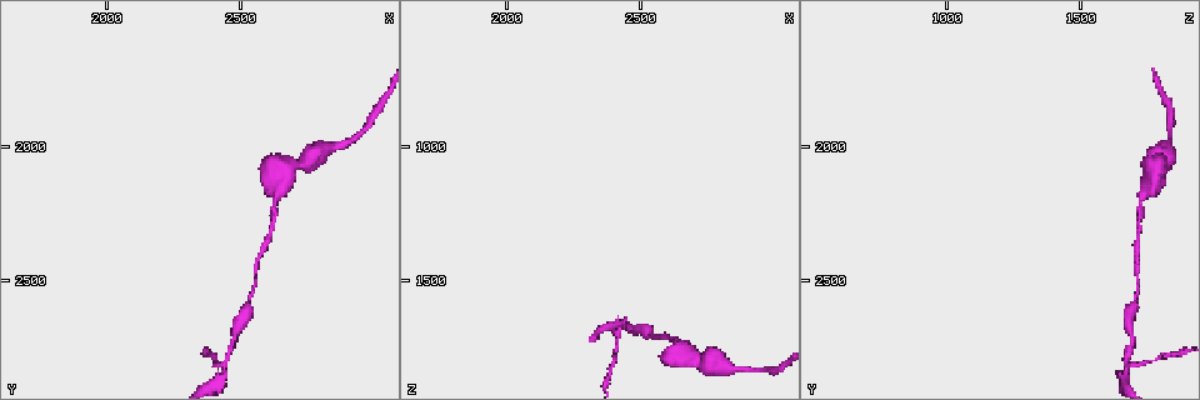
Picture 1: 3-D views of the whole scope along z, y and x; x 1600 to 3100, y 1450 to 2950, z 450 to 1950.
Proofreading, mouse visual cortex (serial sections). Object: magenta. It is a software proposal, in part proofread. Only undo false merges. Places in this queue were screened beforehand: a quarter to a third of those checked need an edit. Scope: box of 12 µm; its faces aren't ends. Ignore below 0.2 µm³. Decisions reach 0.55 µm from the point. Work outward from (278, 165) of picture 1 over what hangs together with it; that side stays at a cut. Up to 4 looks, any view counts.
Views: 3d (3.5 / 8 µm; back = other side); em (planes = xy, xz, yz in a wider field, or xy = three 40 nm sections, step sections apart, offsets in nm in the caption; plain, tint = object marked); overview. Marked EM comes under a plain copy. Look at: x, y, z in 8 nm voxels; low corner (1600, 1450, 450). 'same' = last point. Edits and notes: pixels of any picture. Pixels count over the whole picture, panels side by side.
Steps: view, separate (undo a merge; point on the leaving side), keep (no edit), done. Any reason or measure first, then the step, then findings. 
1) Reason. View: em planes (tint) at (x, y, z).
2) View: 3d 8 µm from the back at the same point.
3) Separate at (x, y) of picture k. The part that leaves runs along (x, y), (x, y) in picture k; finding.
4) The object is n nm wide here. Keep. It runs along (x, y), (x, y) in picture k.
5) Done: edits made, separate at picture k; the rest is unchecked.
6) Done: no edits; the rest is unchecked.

Sudden change in width. View: 3d 8 µm from the back at (2630, 2190, 1740).

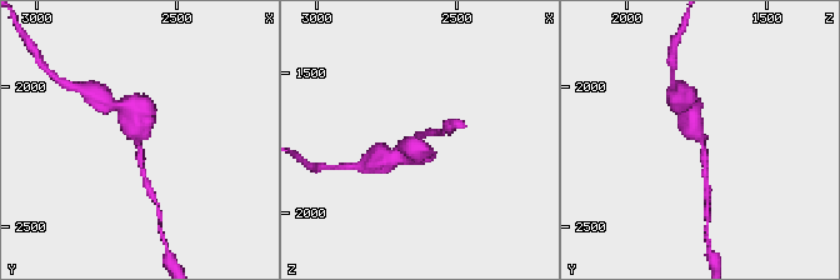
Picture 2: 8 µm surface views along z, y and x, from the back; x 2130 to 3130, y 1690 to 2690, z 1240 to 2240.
The arms are 150, 600 nm wide. View: em xy step 1 (tint) at (2640, 2190, 1730).

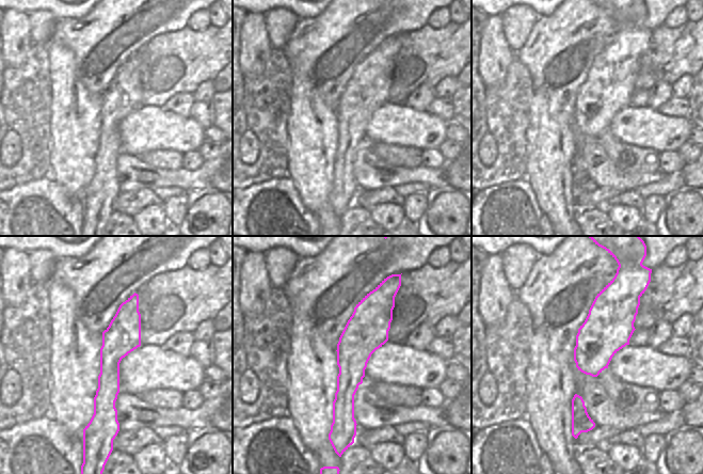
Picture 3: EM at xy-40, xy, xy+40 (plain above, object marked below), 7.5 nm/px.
Keep. It runs along (689, 108), (689, 125), (703, 146), (704, 175) in picture 2; one cell here.

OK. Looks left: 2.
View: em xy step 1 (tint) at (2560, 2490, 1710).

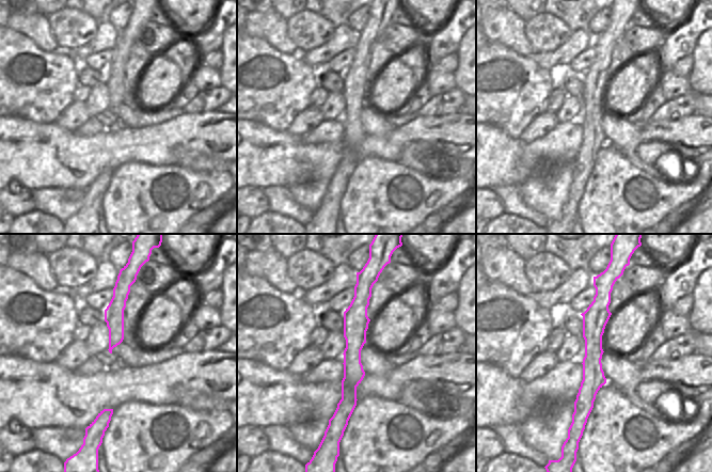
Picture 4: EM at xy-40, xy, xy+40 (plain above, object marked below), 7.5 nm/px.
View: 3d 3.5 µm from the back at the same point.

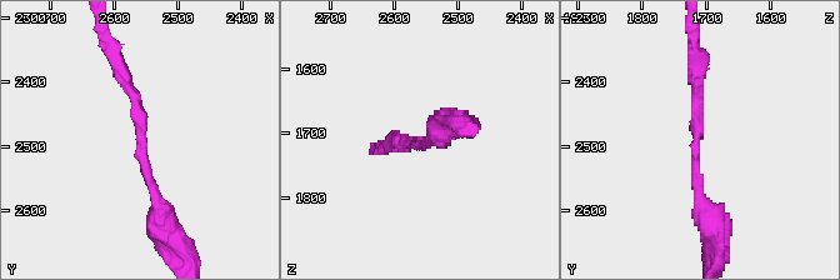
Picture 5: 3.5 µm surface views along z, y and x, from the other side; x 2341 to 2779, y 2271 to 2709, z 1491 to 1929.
The object is 190 nm wide here. Keep. It runs along (365, 283), (343, 423) in picture 4; continuous, no second cell.

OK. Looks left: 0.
Done: no edits; the rest is unchecked.

